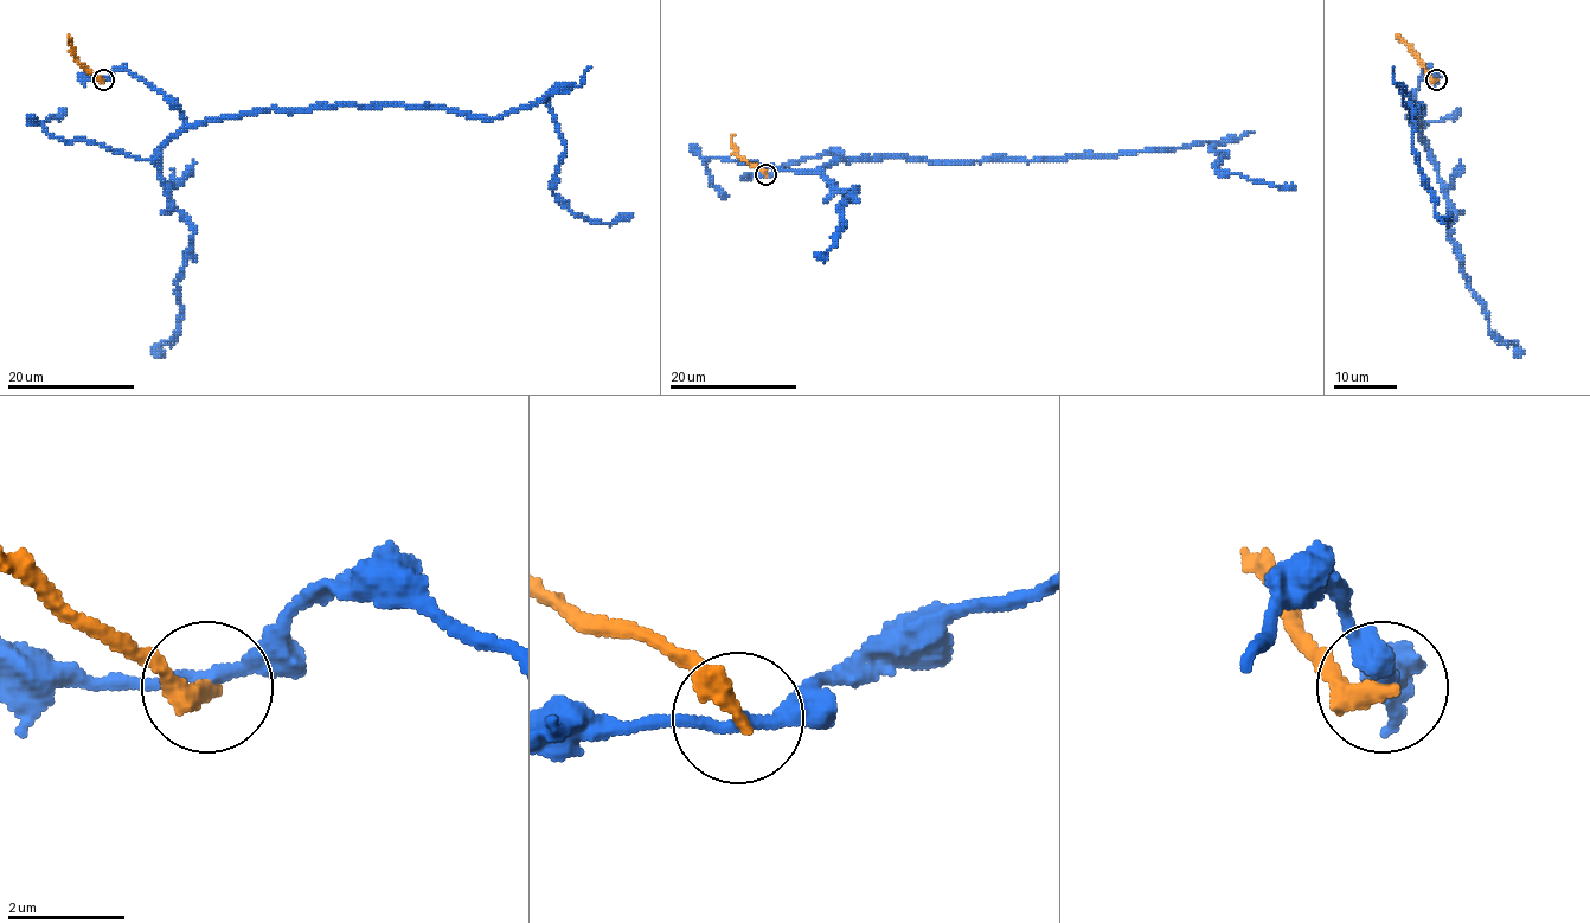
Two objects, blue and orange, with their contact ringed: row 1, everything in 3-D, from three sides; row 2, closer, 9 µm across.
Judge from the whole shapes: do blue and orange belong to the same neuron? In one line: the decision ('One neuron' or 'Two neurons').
Two neurons

